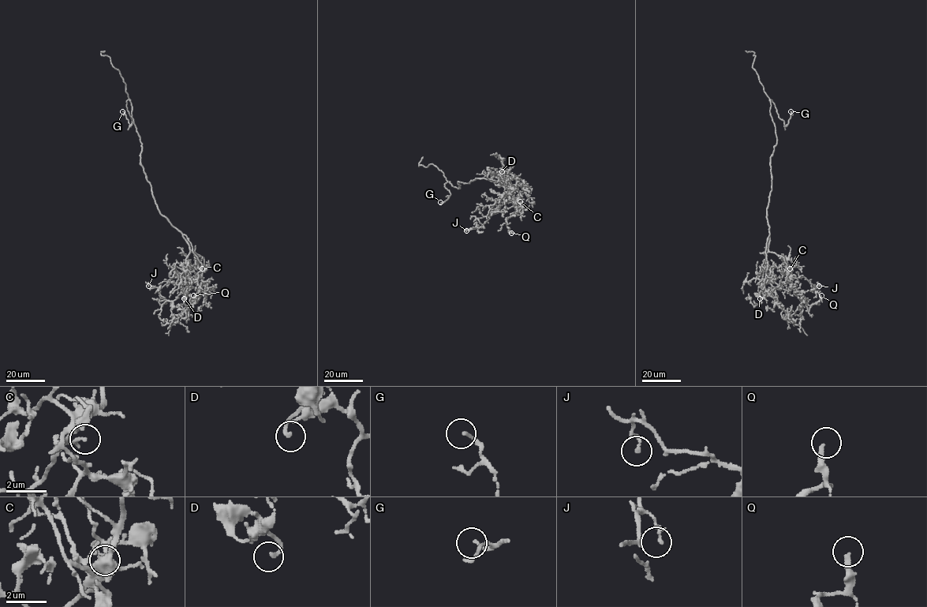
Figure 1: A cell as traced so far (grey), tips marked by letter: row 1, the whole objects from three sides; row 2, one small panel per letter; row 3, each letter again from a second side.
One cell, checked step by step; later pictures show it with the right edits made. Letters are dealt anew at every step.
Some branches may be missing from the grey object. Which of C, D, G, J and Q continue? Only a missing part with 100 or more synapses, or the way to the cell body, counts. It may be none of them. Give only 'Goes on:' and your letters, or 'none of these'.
Goes on: none of these

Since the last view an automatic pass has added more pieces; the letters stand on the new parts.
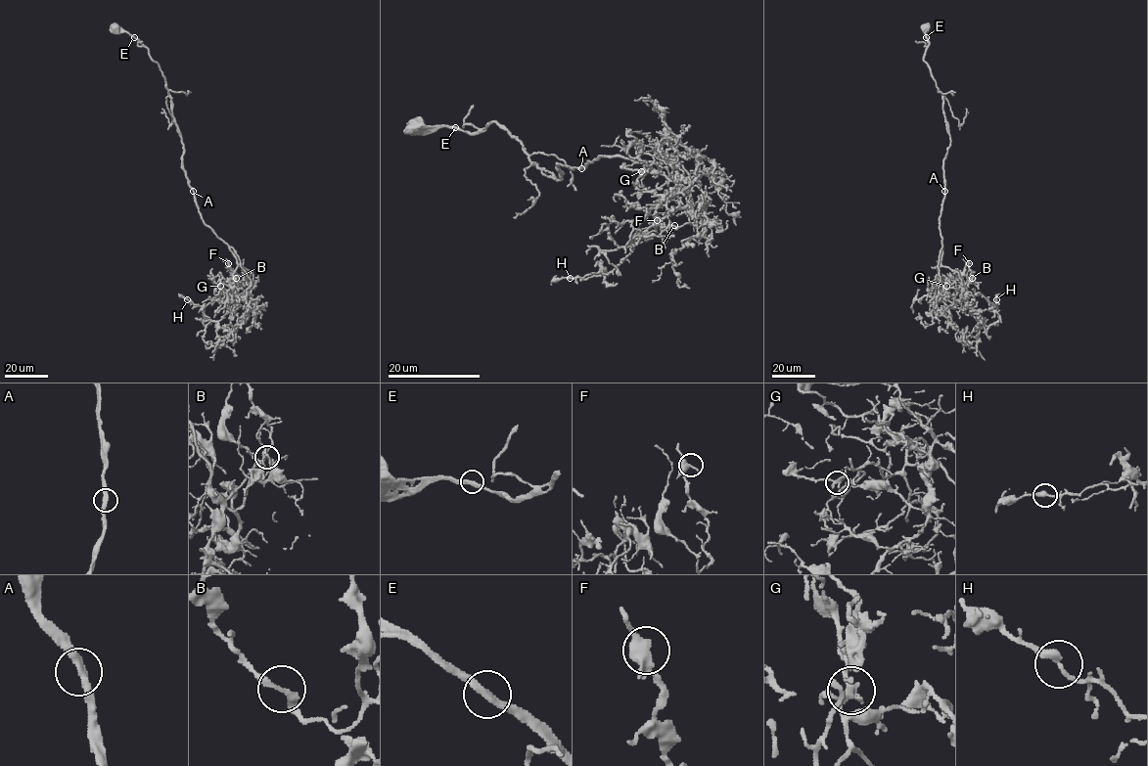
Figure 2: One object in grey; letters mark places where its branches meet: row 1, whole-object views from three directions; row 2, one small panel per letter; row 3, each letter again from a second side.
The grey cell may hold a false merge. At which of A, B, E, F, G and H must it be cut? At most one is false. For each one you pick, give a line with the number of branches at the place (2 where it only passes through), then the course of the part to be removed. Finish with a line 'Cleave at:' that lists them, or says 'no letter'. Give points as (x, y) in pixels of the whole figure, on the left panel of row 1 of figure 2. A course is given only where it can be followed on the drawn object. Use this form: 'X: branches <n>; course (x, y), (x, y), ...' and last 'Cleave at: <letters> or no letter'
Cleave at: no letter

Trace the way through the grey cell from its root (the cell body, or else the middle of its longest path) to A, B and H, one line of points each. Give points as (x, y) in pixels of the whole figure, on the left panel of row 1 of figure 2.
A: (115, 27), (136, 38), (158, 64), (181, 135), (182, 167), (193, 191)
B: (115, 27), (136, 38), (158, 64), (202, 219), (252, 274), (250, 286), (237, 279)
H: (115, 27), (136, 38), (158, 64), (198, 211), (237, 260), (237, 294), (225, 291), (204, 306), (187, 299)

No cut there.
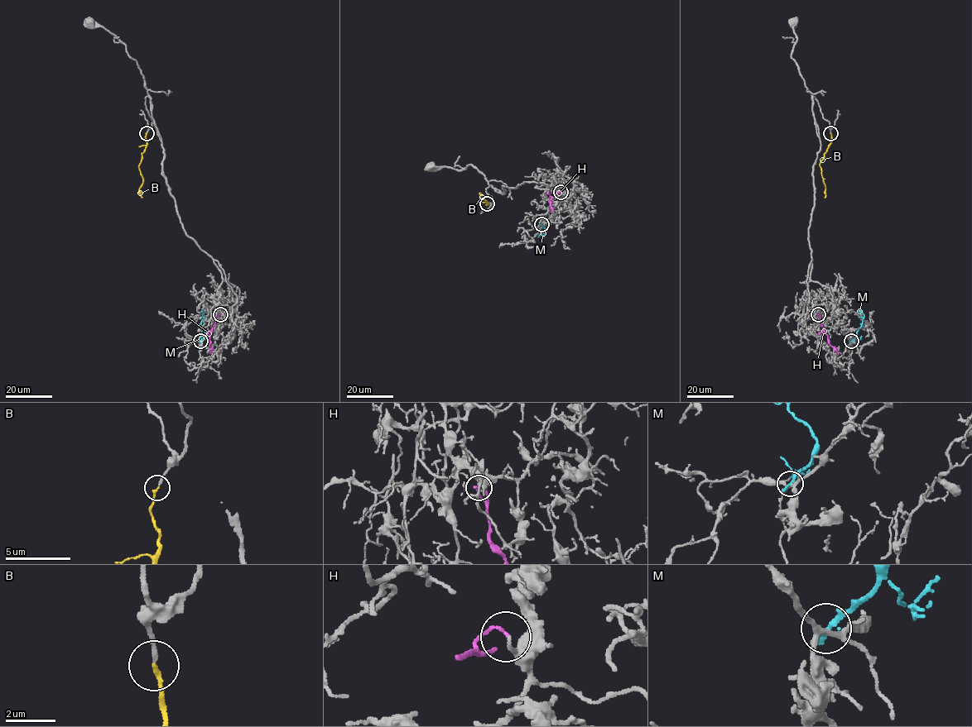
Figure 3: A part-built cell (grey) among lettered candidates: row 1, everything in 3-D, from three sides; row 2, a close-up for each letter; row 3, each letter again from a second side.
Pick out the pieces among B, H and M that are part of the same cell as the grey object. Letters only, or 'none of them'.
B

